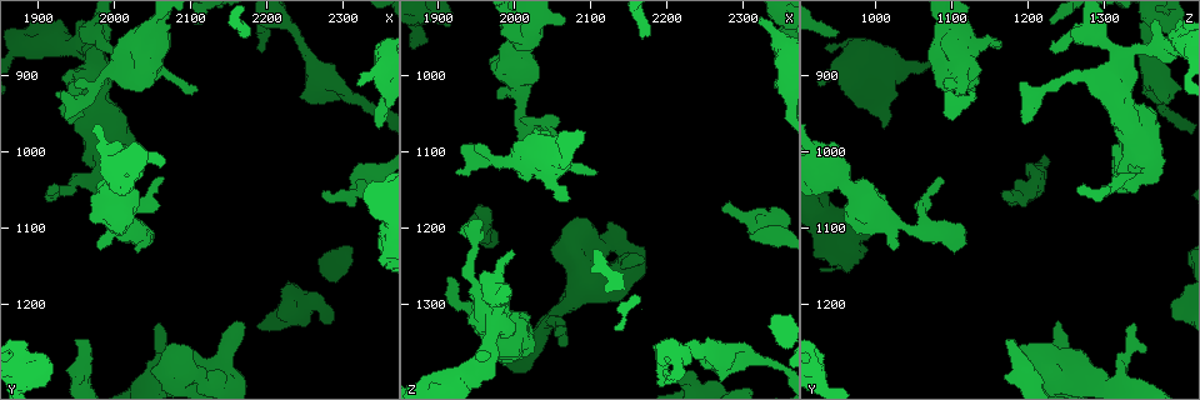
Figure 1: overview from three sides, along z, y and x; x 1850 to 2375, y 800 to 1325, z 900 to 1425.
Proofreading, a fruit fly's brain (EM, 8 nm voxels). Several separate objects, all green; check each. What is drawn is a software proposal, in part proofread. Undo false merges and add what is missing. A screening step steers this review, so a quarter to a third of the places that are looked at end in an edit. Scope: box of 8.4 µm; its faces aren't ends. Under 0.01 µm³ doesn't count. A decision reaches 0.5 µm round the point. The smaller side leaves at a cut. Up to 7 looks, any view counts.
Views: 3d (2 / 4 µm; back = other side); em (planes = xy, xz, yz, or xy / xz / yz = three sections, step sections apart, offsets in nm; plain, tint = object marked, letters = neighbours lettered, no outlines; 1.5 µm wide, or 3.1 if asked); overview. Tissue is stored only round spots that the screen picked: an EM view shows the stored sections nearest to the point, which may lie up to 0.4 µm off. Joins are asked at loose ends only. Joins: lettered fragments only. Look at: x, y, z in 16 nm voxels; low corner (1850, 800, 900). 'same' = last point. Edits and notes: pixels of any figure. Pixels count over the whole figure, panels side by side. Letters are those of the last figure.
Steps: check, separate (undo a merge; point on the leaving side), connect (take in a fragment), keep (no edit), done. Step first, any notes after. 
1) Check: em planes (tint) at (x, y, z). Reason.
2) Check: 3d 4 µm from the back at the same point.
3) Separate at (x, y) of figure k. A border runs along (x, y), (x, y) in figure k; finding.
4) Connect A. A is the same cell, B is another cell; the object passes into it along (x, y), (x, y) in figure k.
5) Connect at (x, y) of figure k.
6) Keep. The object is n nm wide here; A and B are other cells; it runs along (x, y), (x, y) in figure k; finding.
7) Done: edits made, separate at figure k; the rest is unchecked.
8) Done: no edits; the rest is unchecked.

Check: em planes (tint) at (1950, 1250, 1170). Free end.

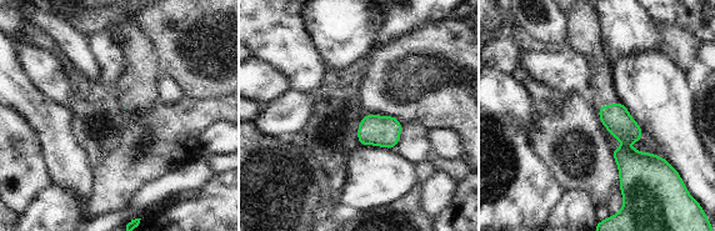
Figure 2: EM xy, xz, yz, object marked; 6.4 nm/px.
Check: em planes (letters) at the same point.

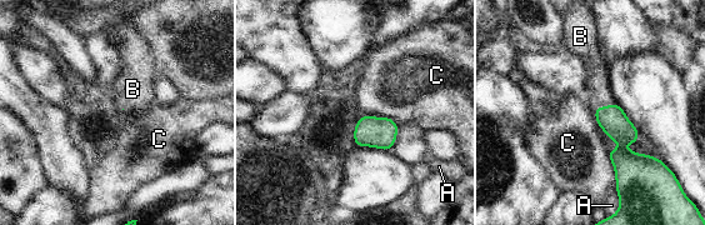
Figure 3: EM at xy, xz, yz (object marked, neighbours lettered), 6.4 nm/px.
Connect B. B is the same cell, A and C are other cells; the object passes into it along (613, 120), (604, 108), (598, 93) in figure 3; the neuron continues.

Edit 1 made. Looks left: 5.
Check: overview.

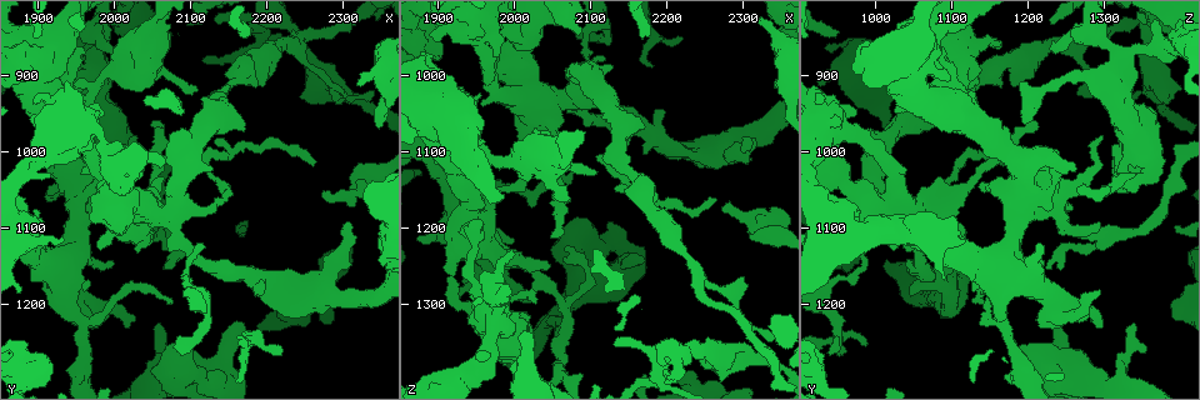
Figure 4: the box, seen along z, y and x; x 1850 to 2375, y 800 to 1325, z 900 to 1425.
Check: 3d 4 µm at (2055, 1235, 1340). An open end.

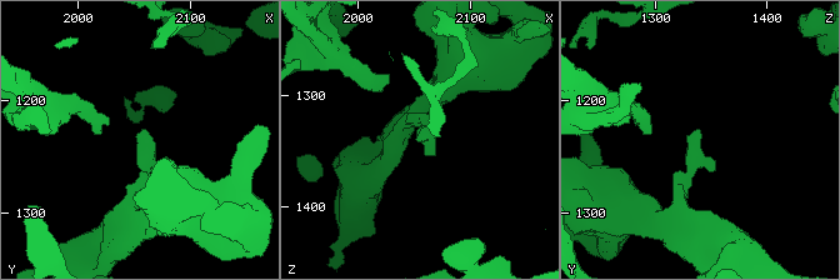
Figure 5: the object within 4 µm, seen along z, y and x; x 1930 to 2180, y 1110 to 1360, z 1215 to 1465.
Check: em planes (tint) at (2054, 1230, 1344). Shape alone is not enough.

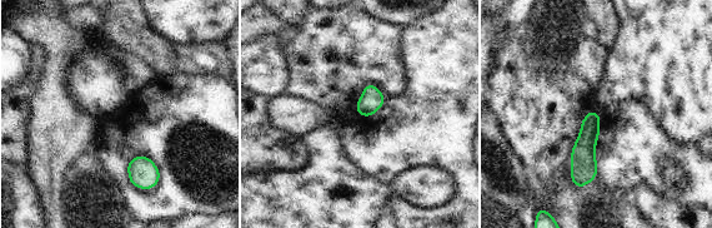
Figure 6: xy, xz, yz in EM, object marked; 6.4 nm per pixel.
Check: em planes (letters) at the same point. What lies round it.

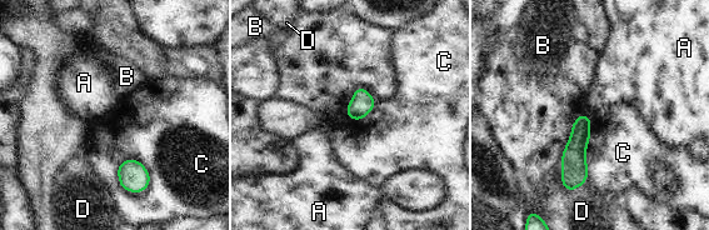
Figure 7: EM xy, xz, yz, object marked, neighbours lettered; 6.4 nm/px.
Keep. The object is 130 nm wide here; A, B, C and D are other cells; a border runs along (128, 158), (149, 174), (140, 193) in figure 7; no lettered fragment goes on from it.

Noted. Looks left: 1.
Check: em planes (letters) at (1980, 1125, 1030). Free end.

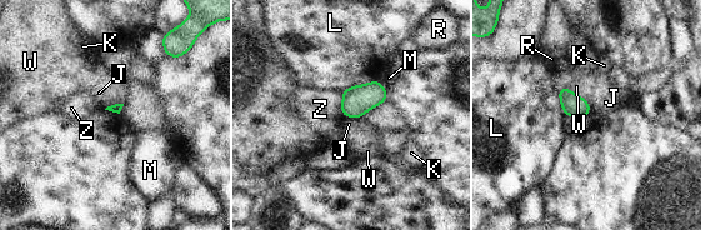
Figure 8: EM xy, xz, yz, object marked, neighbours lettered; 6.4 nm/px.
Keep. J, K, L, M, R, W and Z are other cells; a border runs along (343, 114), (361, 118) in figure 8; no lettered fragment goes on from it.

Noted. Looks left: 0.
Done: edits made, connect at figure 3; the rest is unchecked.

